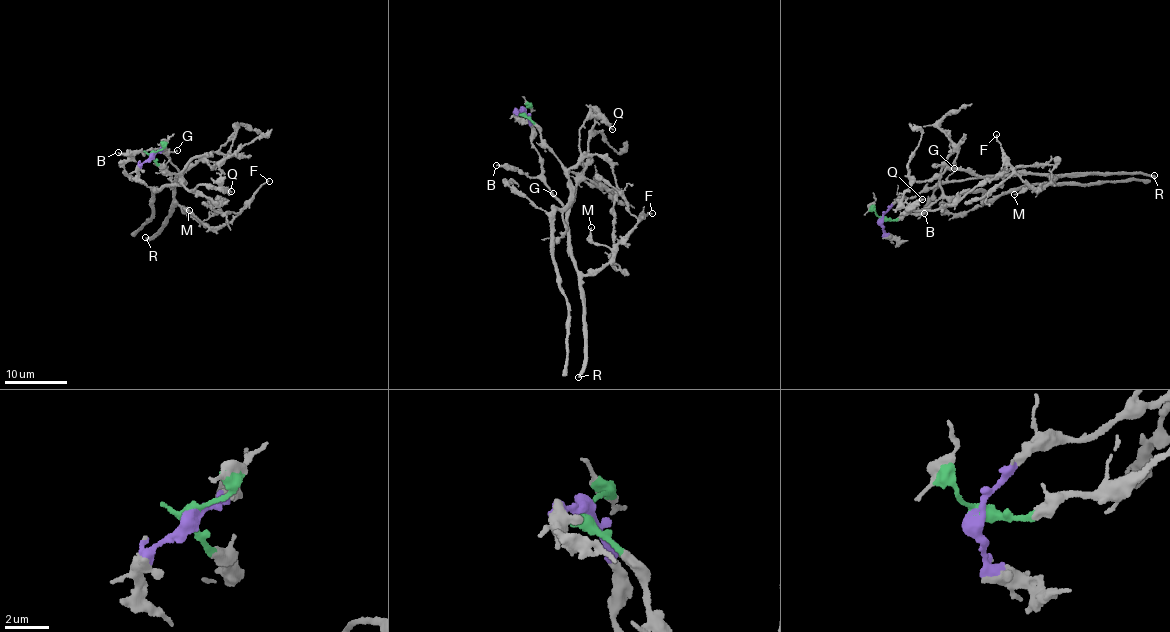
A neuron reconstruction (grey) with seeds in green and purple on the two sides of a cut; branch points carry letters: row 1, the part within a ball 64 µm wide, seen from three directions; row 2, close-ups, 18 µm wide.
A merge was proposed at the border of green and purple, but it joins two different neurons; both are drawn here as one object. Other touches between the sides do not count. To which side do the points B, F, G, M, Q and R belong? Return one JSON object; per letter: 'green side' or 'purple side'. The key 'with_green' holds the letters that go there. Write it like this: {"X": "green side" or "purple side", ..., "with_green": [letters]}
{"B": "purple side", "F": "purple side", "G": "purple side", "M": "purple side", "Q": "green side", "R": "purple side", "with_green": ["Q"]}

